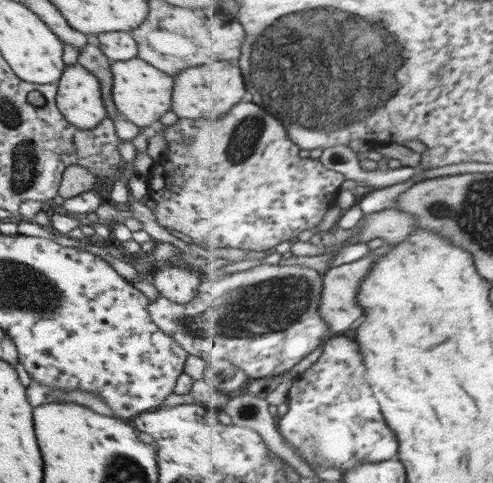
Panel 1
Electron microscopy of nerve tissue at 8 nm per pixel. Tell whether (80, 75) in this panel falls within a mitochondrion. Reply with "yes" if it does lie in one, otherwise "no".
no

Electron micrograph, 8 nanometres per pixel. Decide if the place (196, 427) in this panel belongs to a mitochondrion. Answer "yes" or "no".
no

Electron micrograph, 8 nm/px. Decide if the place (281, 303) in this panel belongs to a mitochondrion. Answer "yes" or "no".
yes

